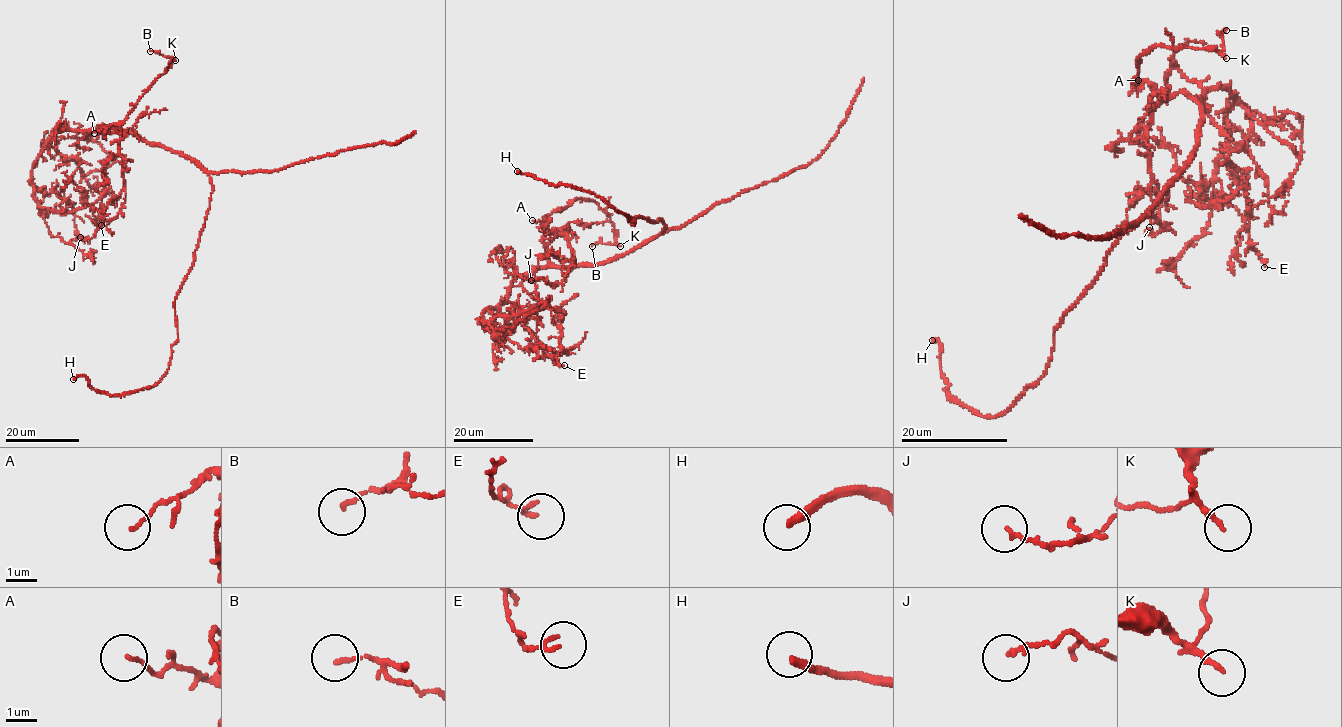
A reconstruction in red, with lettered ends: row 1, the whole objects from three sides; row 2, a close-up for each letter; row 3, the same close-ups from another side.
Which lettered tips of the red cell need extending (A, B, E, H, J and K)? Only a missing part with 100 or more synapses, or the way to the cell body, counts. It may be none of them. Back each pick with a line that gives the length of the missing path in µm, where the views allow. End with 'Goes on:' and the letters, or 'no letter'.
Goes on: no letter

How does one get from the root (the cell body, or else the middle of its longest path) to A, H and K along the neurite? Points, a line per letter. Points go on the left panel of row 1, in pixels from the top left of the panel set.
A: (164, 148), (129, 132), (103, 125), (101, 133), (104, 132), (105, 126), (94, 133)
H: (164, 148), (189, 156), (212, 190), (175, 300), (168, 368), (155, 385), (119, 395), (73, 379)
K: (164, 148), (103, 125), (100, 133), (125, 119), (165, 72), (171, 58), (175, 60)

